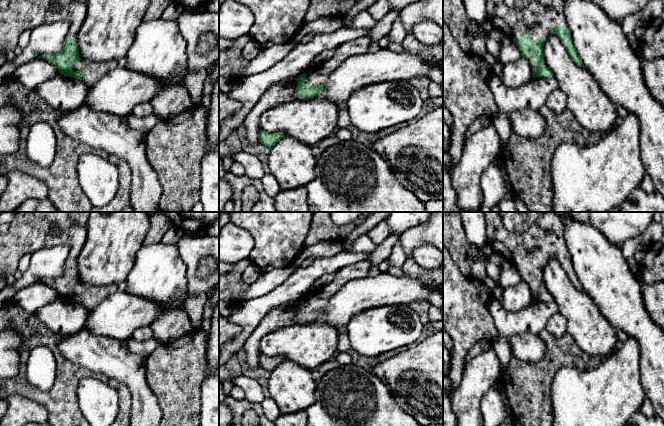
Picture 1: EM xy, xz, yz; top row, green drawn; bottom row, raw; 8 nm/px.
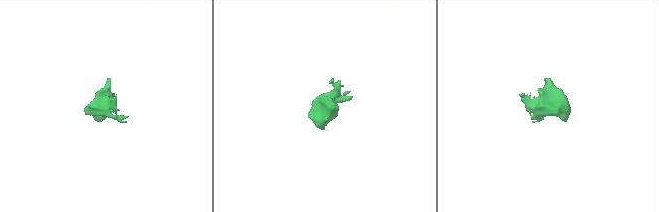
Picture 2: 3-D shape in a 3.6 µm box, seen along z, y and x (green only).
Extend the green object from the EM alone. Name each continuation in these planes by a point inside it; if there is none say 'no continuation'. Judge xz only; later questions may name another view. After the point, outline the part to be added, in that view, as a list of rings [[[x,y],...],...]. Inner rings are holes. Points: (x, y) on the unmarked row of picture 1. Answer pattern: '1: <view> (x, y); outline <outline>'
1: xz (318, 300); outline [[[367,261],[355,262],[341,268],[334,274],[334,278],[314,293],[308,293],[306,307],[308,309],[325,309],[330,298],[337,293],[348,281],[368,277],[371,263]]]

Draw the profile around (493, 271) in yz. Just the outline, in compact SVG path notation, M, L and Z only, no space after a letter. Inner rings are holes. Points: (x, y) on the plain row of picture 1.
M486 243L485 245L478 247L478 250L480 253L480 259L484 260L486 263L487 276L491 277L498 286L500 267L488 260L489 256L493 253L491 246Z

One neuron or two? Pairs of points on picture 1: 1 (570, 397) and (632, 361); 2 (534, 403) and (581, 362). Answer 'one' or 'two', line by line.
1: one
2: one

